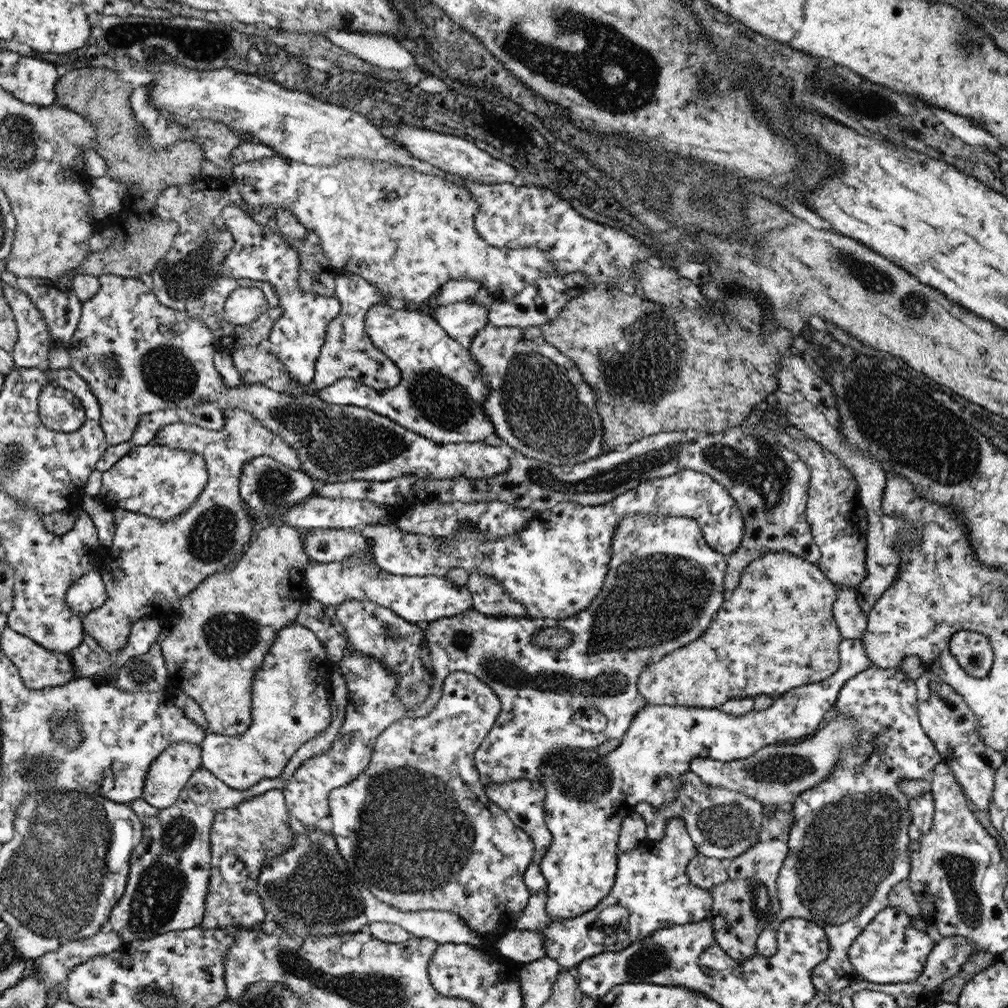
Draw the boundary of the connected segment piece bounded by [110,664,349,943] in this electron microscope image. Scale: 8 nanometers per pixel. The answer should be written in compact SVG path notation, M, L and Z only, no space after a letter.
M334 664L330 674L330 696L331 701L331 721L330 724L319 735L304 743L294 758L290 760L287 767L284 768L282 775L278 778L260 780L255 787L248 790L236 790L220 780L215 773L208 769L200 768L190 778L190 782L184 787L178 802L171 807L160 809L158 815L141 817L143 826L143 837L140 844L131 855L131 871L128 876L127 887L120 897L120 900L112 908L110 923L112 931L120 933L122 942L132 942L138 939L149 939L153 935L161 935L172 931L188 930L188 928L200 927L203 924L204 916L207 913L207 894L211 889L211 828L214 826L215 816L226 808L238 806L240 803L251 799L253 796L264 794L272 789L283 789L284 781L302 765L302 763L312 757L328 751L332 743L338 736L340 726L344 722L346 707L348 706L348 691L341 670L337 664Z

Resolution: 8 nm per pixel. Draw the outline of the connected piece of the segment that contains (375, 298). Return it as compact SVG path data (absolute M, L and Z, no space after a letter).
M346 272L335 278L336 292L335 297L342 302L342 310L339 315L328 324L327 340L322 348L316 364L316 375L313 381L318 391L334 382L341 380L353 380L362 382L375 390L382 391L386 388L397 386L401 382L401 375L396 365L379 348L374 346L372 339L364 329L366 314L372 306L376 304L396 305L394 300L384 299L382 291L366 281L360 275Z

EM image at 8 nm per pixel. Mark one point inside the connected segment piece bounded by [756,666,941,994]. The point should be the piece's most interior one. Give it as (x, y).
(849, 843)

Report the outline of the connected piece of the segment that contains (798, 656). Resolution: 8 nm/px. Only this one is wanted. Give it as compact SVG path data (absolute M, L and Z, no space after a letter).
M766 552L744 568L737 587L722 603L702 636L648 664L640 672L638 691L648 699L648 704L656 706L716 708L730 698L753 698L756 694L774 694L777 698L790 689L822 682L841 664L841 634L832 611L836 596L836 585L817 564L788 552Z

